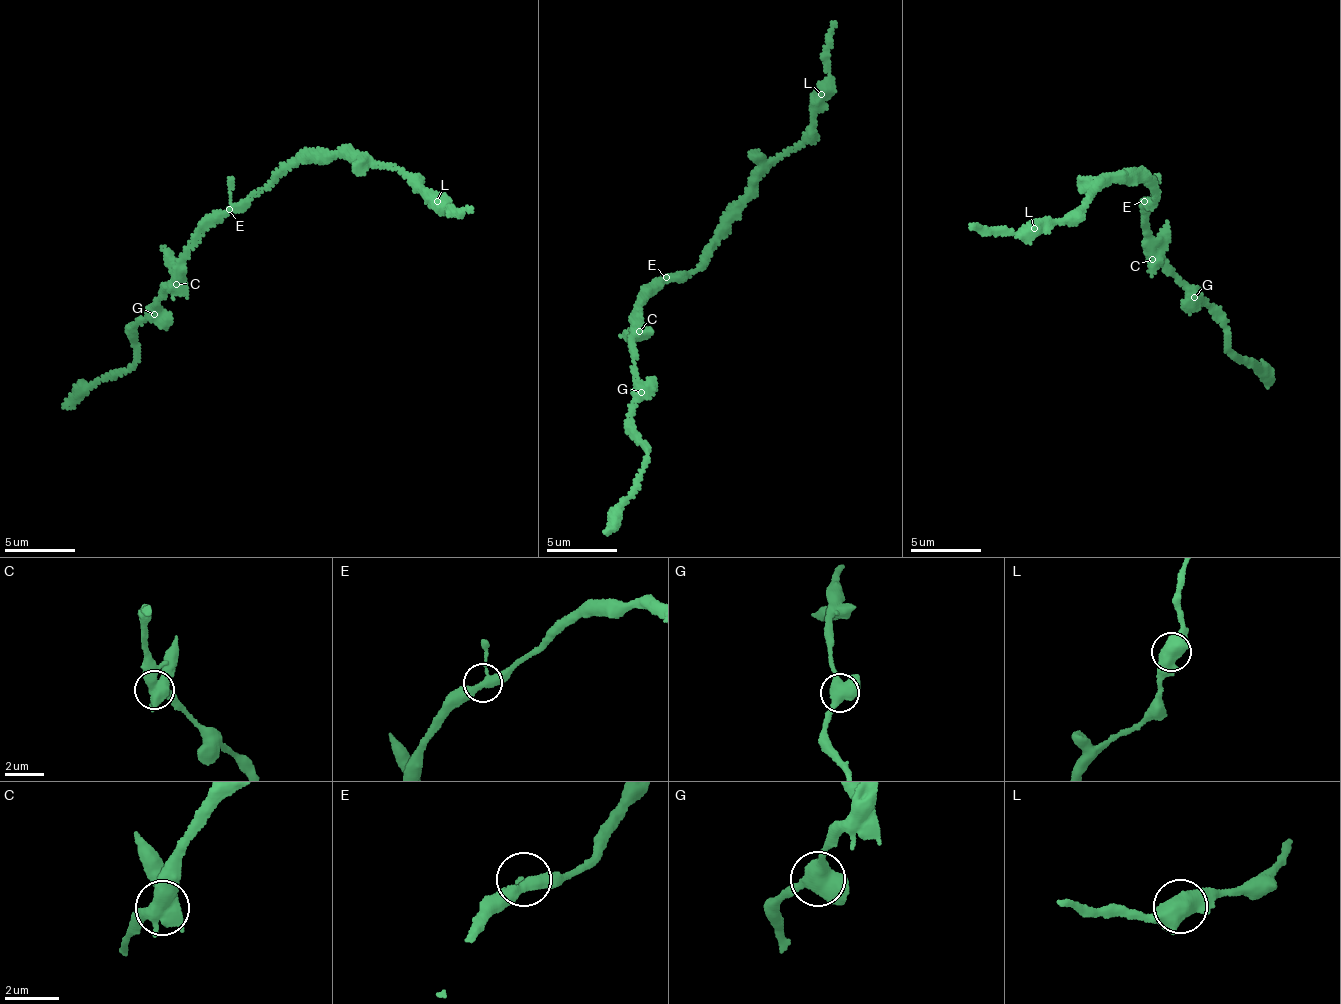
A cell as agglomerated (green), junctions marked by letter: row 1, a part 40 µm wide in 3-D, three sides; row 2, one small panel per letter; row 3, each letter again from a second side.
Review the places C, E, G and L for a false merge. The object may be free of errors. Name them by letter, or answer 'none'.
none

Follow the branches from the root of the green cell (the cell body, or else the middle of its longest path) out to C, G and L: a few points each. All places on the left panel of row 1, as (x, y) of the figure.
C: (231, 211), (224, 211), (203, 232), (196, 245), (188, 250), (188, 257), (184, 259), (184, 278), (176, 284)
G: (231, 211), (224, 211), (188, 250), (184, 278), (167, 289), (154, 314)
L: (231, 211), (241, 210), (272, 178), (302, 161), (323, 163), (340, 154), (391, 165), (425, 195), (438, 201)

